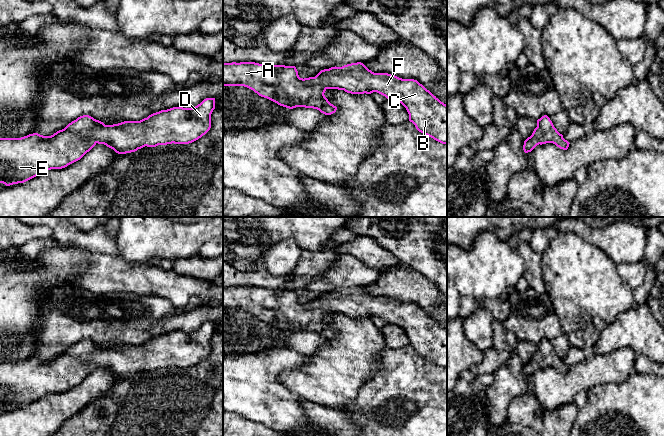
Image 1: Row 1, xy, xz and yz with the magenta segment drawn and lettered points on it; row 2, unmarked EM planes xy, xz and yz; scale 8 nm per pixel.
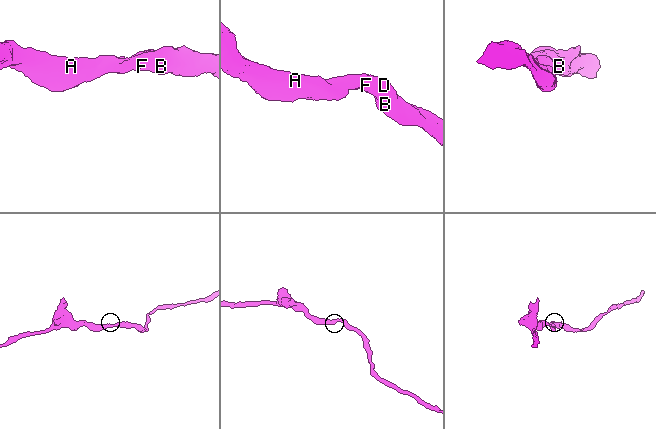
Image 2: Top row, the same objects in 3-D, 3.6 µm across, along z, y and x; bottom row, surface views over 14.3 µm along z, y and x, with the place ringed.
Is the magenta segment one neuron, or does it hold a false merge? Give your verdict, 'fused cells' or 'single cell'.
single cell

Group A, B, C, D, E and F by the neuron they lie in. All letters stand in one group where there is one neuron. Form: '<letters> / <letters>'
A B C D E F

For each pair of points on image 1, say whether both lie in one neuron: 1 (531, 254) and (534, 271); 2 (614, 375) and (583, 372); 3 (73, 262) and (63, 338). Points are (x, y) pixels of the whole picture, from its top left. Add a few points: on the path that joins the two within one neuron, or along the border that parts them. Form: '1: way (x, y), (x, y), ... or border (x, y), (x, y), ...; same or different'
1: way (531, 258), (533, 267); same
2: way (606, 372), (591, 372); same
3: border (72, 283), (54, 287), (48, 293); different

